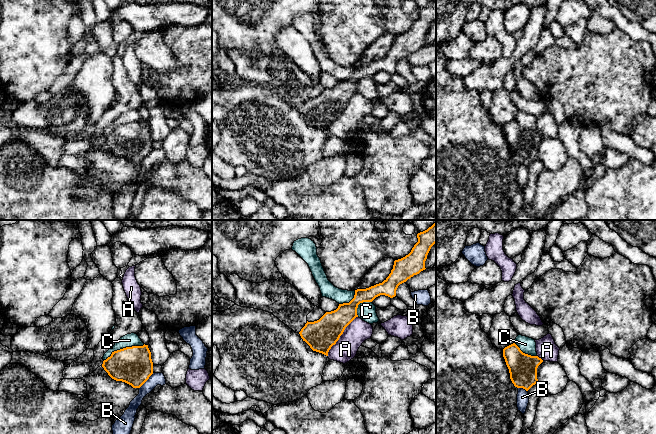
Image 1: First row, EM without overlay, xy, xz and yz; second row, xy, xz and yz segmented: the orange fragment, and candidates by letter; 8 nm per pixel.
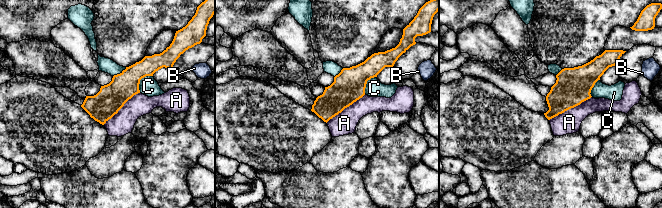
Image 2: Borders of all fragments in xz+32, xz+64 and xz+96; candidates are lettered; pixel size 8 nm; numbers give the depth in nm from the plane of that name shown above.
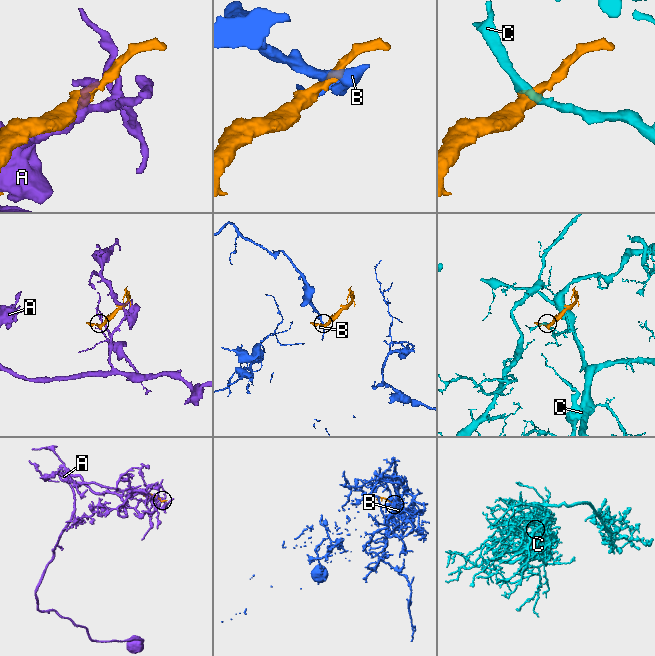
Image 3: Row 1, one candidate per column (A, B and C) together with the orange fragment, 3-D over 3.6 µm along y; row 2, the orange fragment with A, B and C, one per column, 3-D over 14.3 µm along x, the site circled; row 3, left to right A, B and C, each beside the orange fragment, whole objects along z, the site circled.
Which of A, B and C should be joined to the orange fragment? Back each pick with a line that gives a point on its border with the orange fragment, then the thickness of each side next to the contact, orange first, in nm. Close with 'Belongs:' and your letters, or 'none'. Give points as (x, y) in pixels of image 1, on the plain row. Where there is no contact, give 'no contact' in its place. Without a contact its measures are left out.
Belongs: none

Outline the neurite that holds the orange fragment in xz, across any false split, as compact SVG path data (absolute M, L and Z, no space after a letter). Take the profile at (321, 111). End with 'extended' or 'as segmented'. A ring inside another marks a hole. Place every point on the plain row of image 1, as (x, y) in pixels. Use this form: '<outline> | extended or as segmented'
M436 0L417 10L418 18L405 33L395 36L389 52L379 60L366 65L355 66L349 79L339 80L338 84L326 88L319 96L308 98L299 108L313 127L328 132L328 128L339 116L345 104L356 94L360 79L372 78L376 73L396 72L398 62L414 51L425 46L425 37L431 23L436 19Z | as segmented

